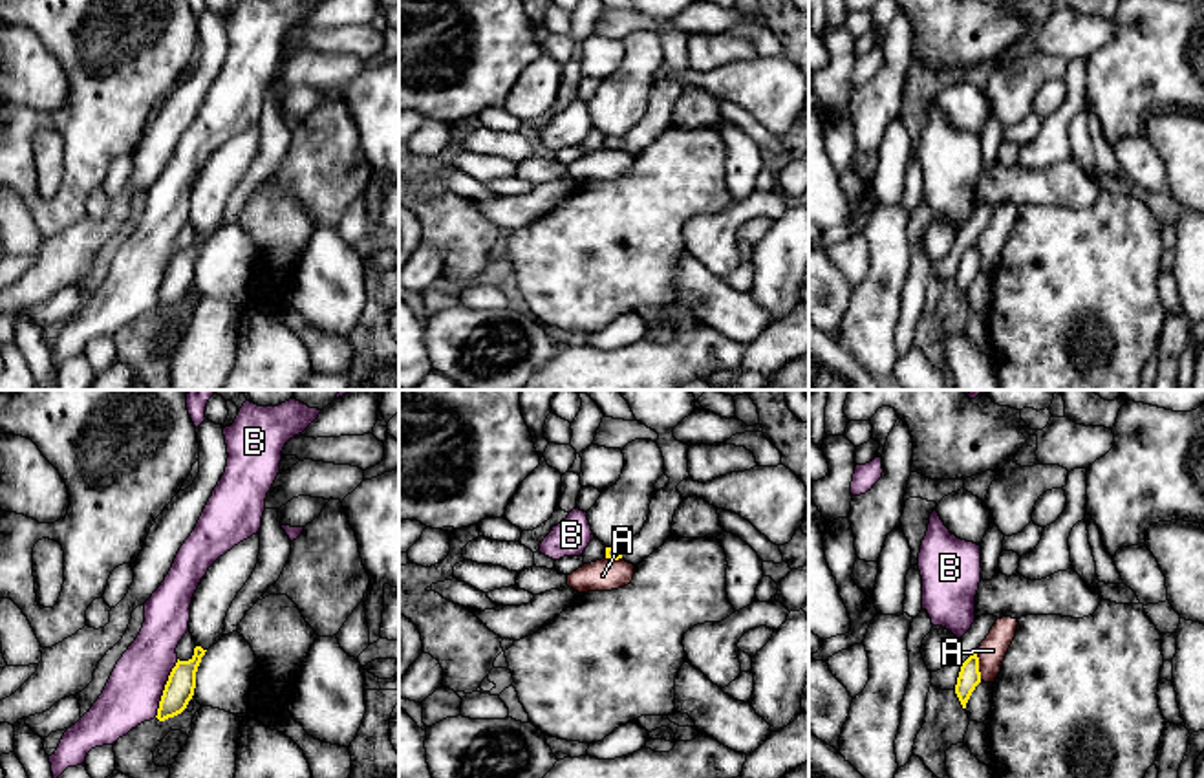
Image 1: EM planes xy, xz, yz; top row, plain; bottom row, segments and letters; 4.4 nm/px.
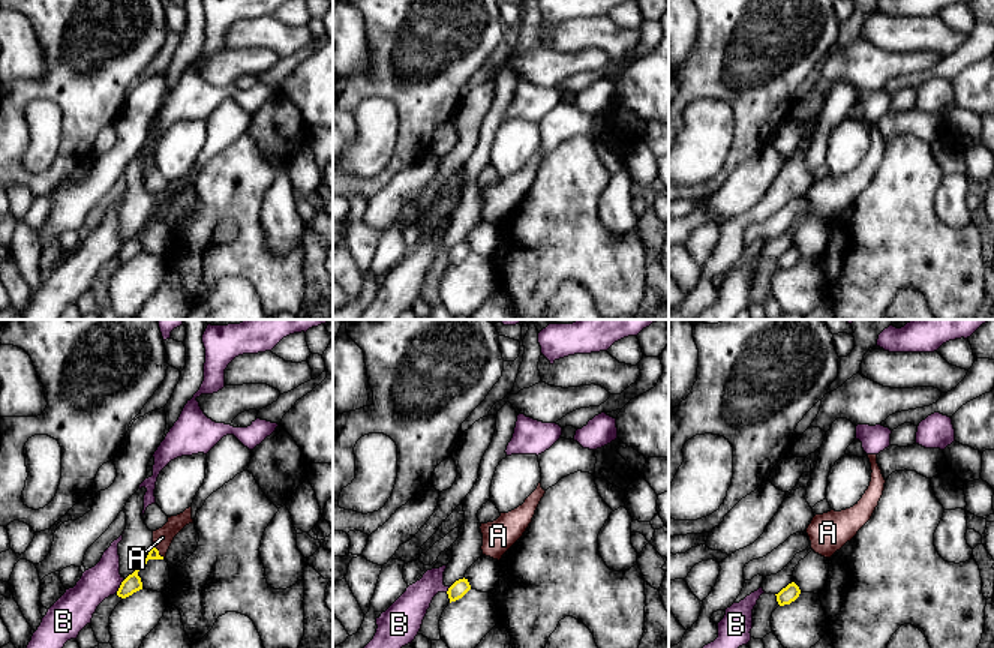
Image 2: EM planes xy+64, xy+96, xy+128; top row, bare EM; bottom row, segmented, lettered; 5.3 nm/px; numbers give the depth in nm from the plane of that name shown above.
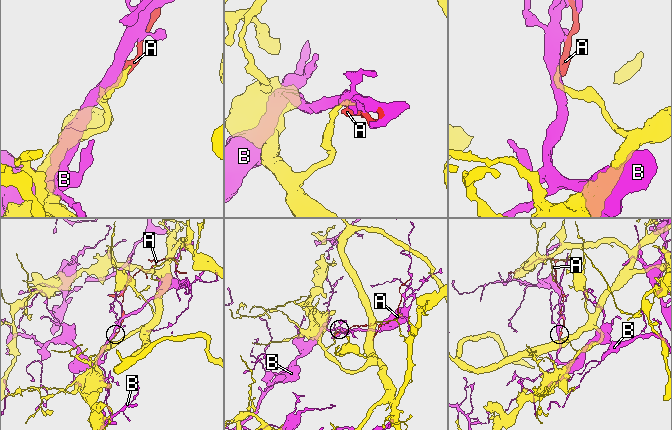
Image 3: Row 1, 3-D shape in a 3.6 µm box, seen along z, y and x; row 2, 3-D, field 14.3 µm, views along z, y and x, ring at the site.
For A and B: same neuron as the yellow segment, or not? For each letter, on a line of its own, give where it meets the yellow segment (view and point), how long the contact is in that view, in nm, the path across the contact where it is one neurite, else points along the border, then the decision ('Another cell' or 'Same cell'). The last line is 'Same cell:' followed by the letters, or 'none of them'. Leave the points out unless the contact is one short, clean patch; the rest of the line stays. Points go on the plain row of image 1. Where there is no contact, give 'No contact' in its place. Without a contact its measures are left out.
A: Touches yellow at yz (978, 257). Shared border 120 nm. Another cell
B: Touches yellow at xy (165, 279). Shared border 280 nm. Another cell
Same cell: none of them

